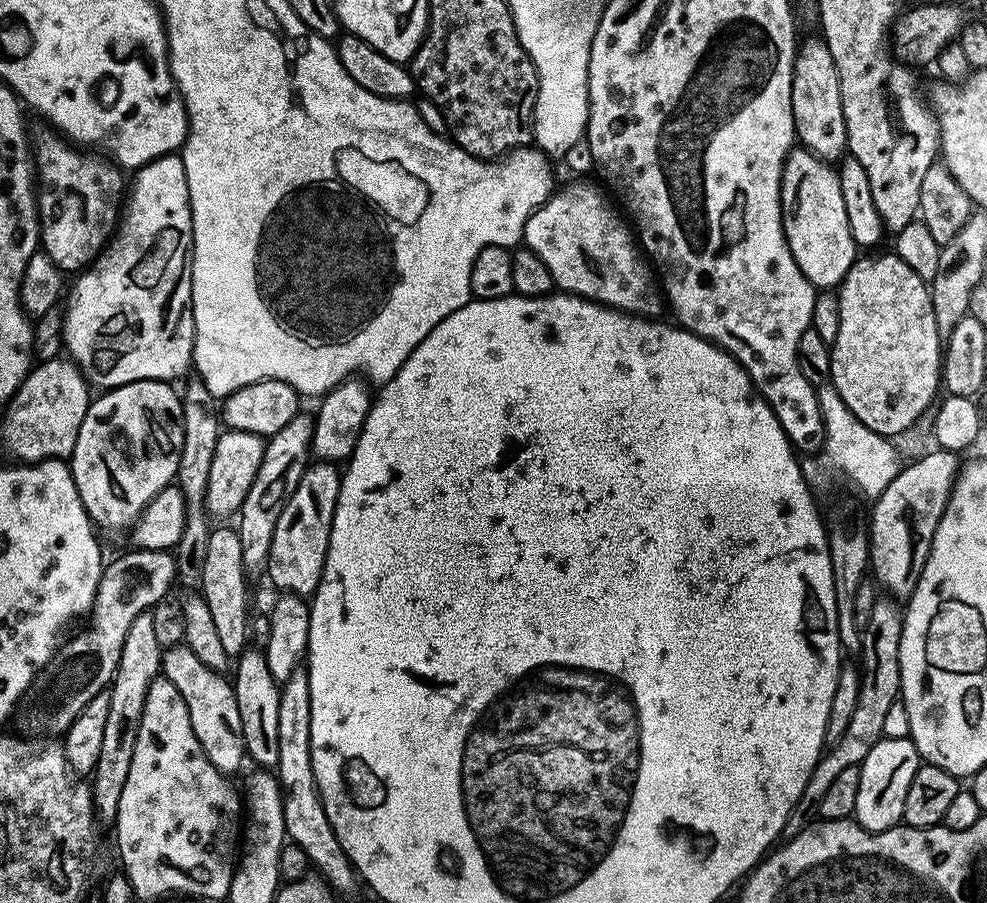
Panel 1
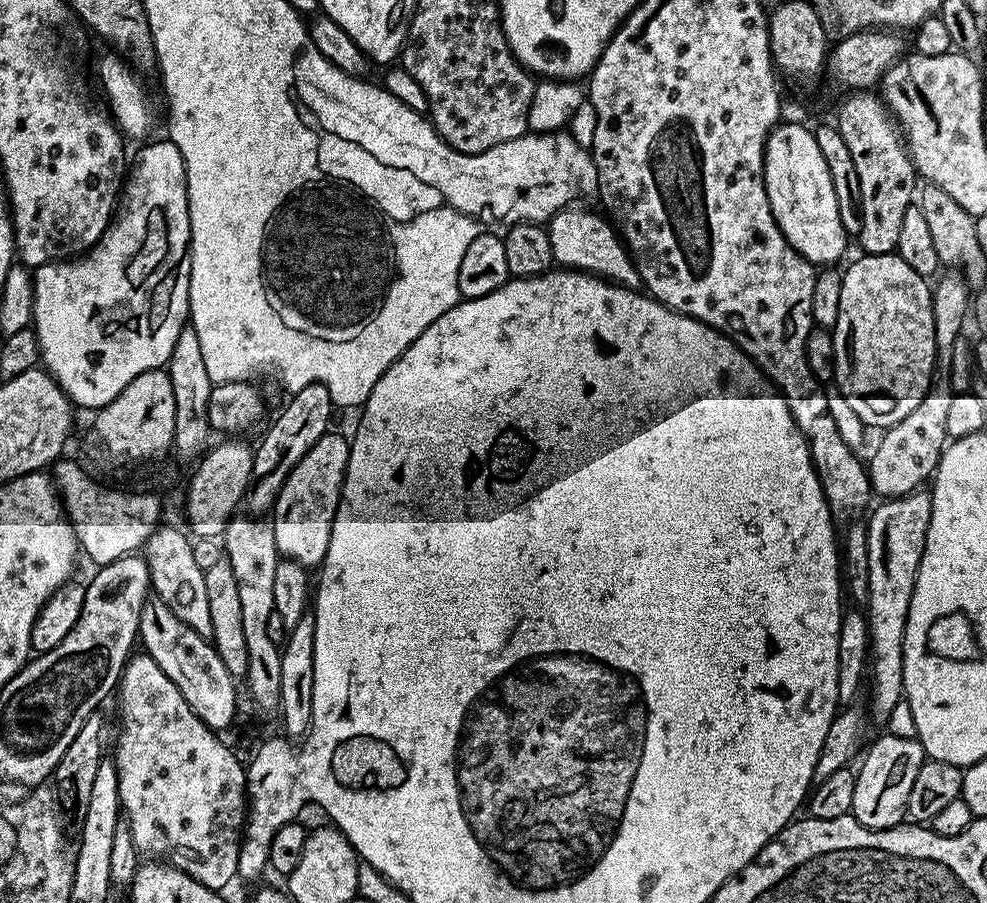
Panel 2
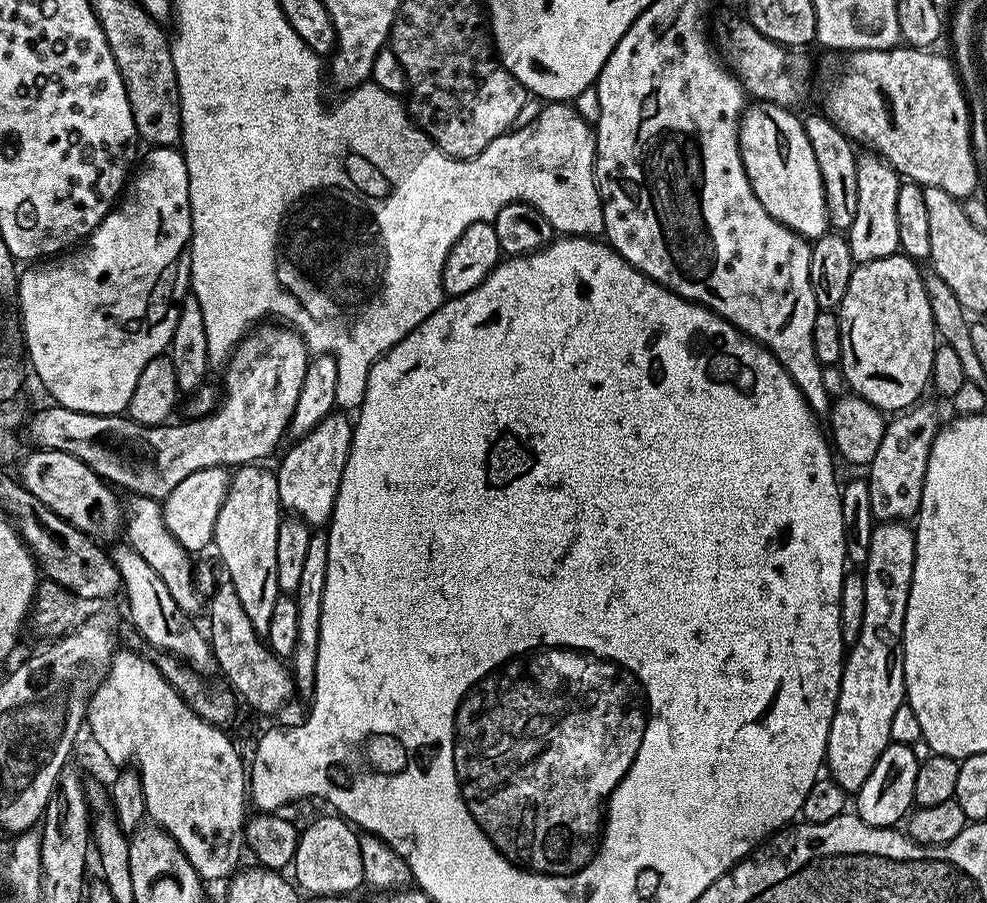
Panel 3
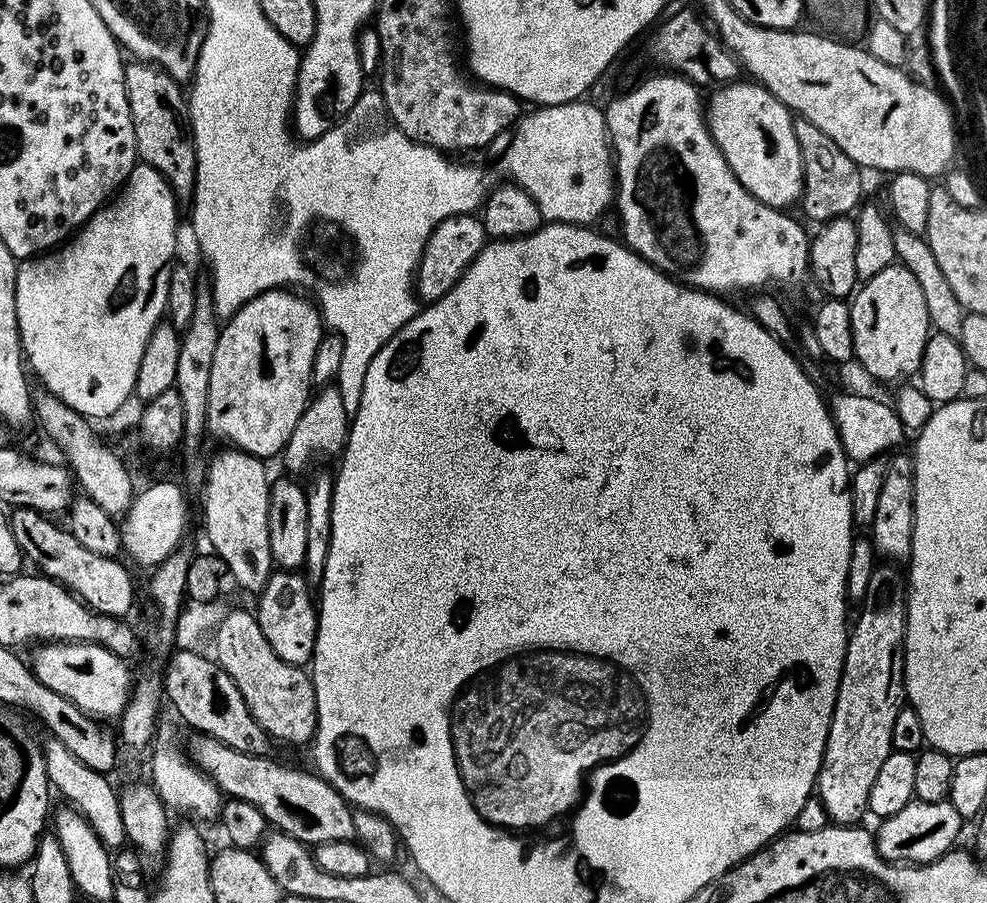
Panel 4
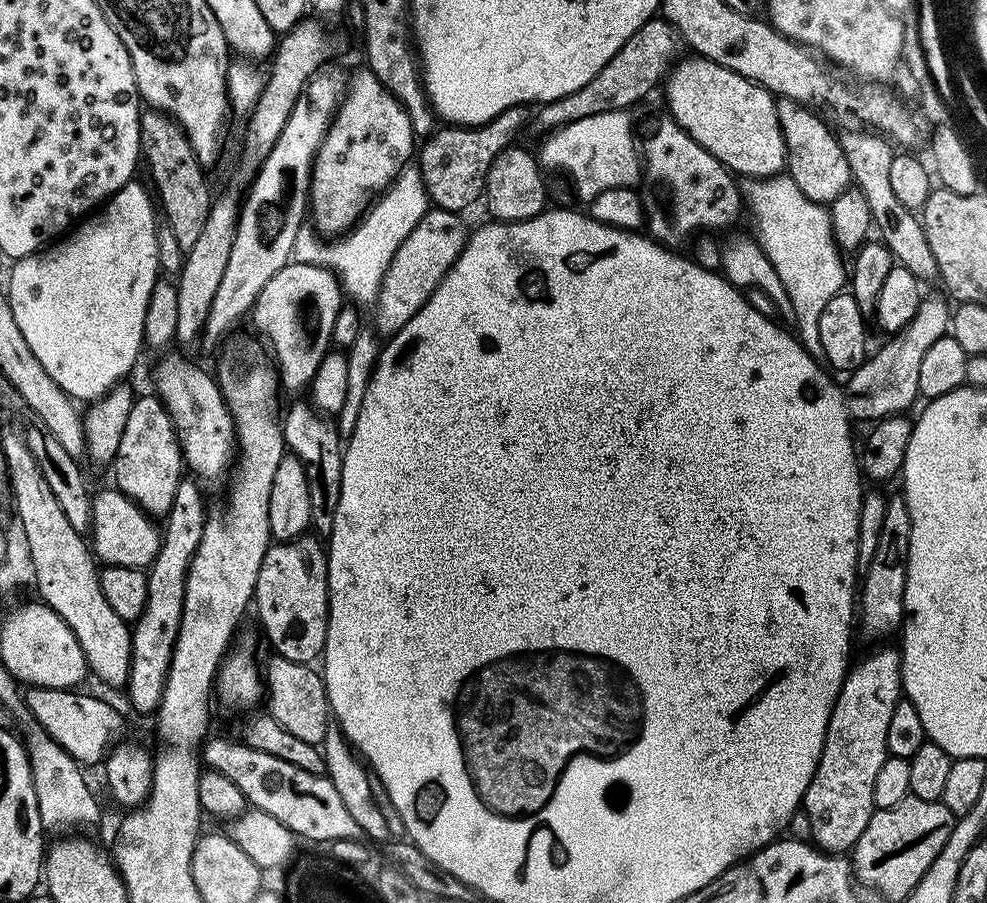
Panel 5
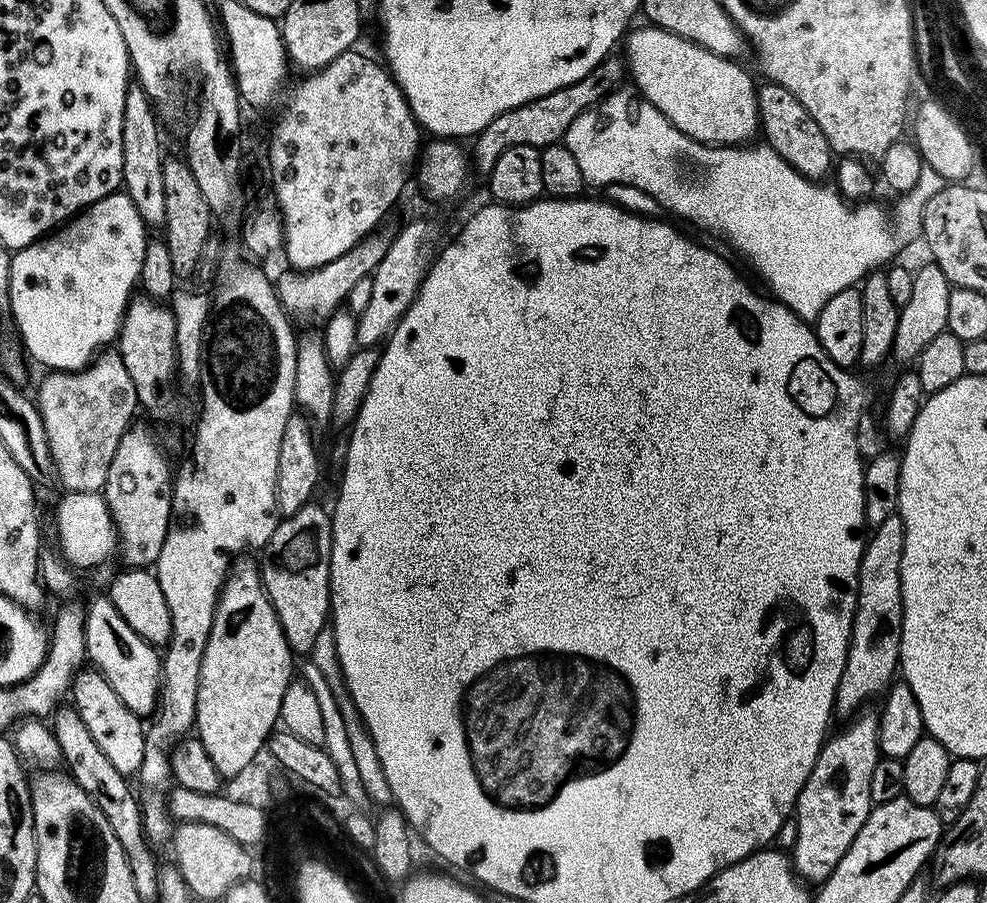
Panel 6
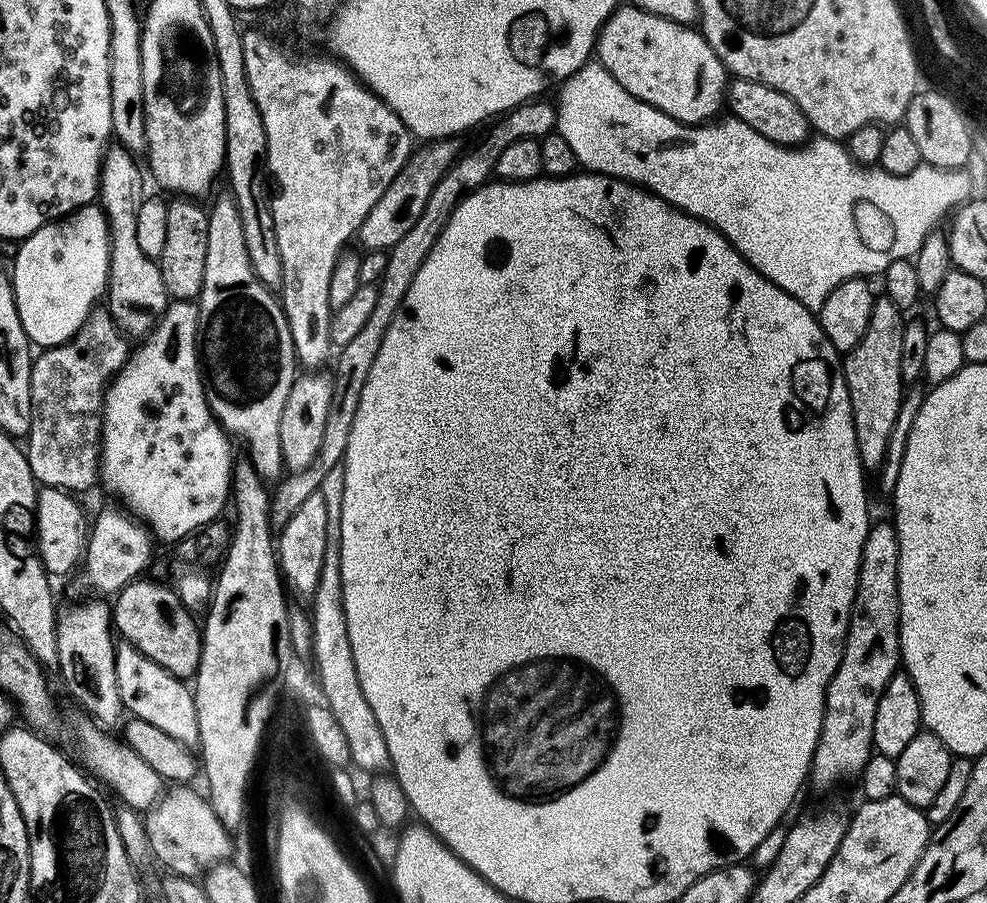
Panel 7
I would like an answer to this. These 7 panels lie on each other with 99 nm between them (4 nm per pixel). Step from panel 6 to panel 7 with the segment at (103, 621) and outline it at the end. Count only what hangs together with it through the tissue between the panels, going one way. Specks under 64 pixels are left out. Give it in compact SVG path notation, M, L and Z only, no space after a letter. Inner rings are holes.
M127 642L117 643L116 673L118 694L122 694L122 702L131 715L158 726L158 730L170 734L170 738L178 738L178 742L199 745L198 710L195 709L193 689L181 677L162 670L158 662L146 658L142 650Z

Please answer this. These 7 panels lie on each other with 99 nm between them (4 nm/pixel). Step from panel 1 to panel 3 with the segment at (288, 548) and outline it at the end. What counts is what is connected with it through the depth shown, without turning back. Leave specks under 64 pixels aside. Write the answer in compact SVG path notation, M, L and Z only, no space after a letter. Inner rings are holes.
M332 411L314 426L314 430L292 442L288 453L280 460L280 469L274 472L281 509L309 526L327 525L336 508L336 495L350 454L354 427L353 421L347 420L340 412L343 411Z

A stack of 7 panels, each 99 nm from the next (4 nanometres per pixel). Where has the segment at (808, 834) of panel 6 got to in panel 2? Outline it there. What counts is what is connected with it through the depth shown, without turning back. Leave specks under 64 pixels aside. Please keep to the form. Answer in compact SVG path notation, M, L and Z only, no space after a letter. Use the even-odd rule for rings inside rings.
M917 490L905 496L885 499L878 504L871 509L866 520L870 562L866 615L870 645L870 684L872 680L870 716L880 726L884 726L887 725L890 710L894 710L894 706L898 706L904 696L904 631L912 591L916 585L916 571L924 553L926 530L930 526L932 493L928 490Z

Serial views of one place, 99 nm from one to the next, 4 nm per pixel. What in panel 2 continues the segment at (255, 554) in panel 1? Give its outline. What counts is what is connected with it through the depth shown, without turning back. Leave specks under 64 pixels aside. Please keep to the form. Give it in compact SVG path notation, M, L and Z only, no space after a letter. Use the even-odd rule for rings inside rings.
M302 386L302 390L291 393L287 398L288 405L273 418L272 425L265 430L260 445L255 445L252 454L252 473L246 497L247 511L252 514L271 513L290 470L302 462L302 454L306 454L306 450L310 450L310 446L314 446L314 442L318 442L318 438L322 438L331 425L328 423L332 420L334 403L326 386Z

